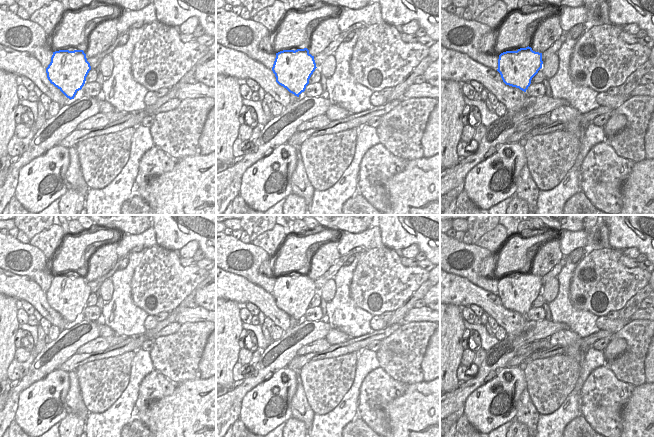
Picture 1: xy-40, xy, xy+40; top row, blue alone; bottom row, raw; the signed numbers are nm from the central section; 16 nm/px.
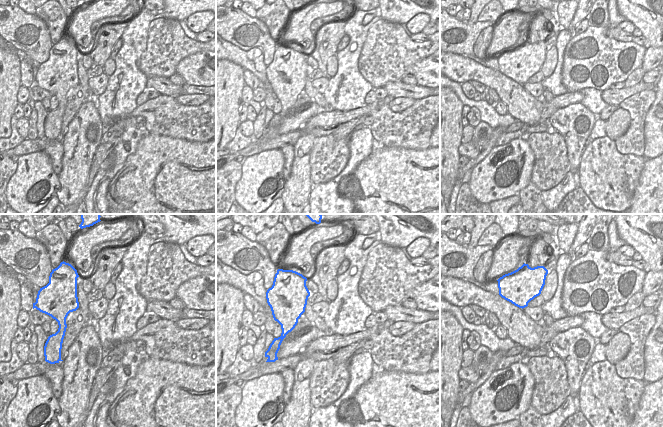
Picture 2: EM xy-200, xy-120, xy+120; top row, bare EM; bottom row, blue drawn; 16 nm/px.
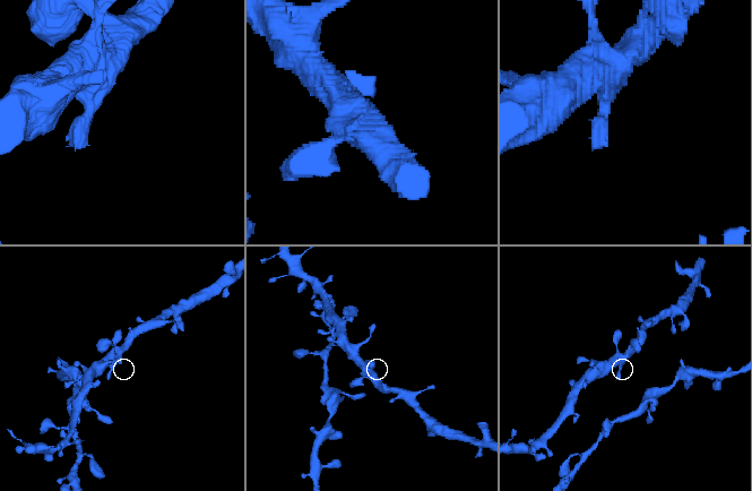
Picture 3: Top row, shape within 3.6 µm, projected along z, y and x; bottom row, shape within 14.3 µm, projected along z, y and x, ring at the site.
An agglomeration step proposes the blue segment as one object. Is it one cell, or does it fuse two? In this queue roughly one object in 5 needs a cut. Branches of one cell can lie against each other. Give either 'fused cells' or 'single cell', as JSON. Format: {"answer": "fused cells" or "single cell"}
{"answer": "single cell"}

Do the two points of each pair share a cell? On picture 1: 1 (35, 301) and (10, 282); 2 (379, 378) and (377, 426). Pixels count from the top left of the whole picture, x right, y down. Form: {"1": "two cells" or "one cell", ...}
{"1": "one cell", "2": "one cell"}

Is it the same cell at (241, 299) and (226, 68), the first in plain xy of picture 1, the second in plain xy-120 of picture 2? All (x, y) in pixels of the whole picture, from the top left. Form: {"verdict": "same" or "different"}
{"verdict": "different"}

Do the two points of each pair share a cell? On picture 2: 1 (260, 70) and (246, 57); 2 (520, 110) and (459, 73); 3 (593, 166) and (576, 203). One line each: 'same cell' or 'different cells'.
1: same cell
2: same cell
3: different cells

